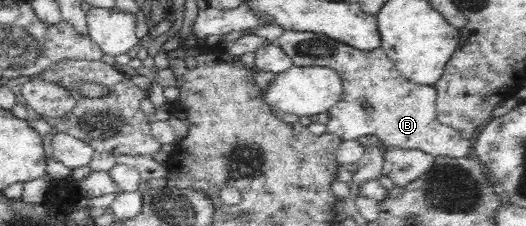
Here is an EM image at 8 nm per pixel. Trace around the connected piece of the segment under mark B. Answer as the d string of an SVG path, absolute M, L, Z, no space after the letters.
M284 31L274 42L285 50L295 66L329 67L341 78L341 97L327 112L328 133L344 141L375 135L386 149L421 151L435 159L472 155L473 140L463 139L438 121L435 86L406 80L381 46L372 50L357 49L325 34L297 31Z

